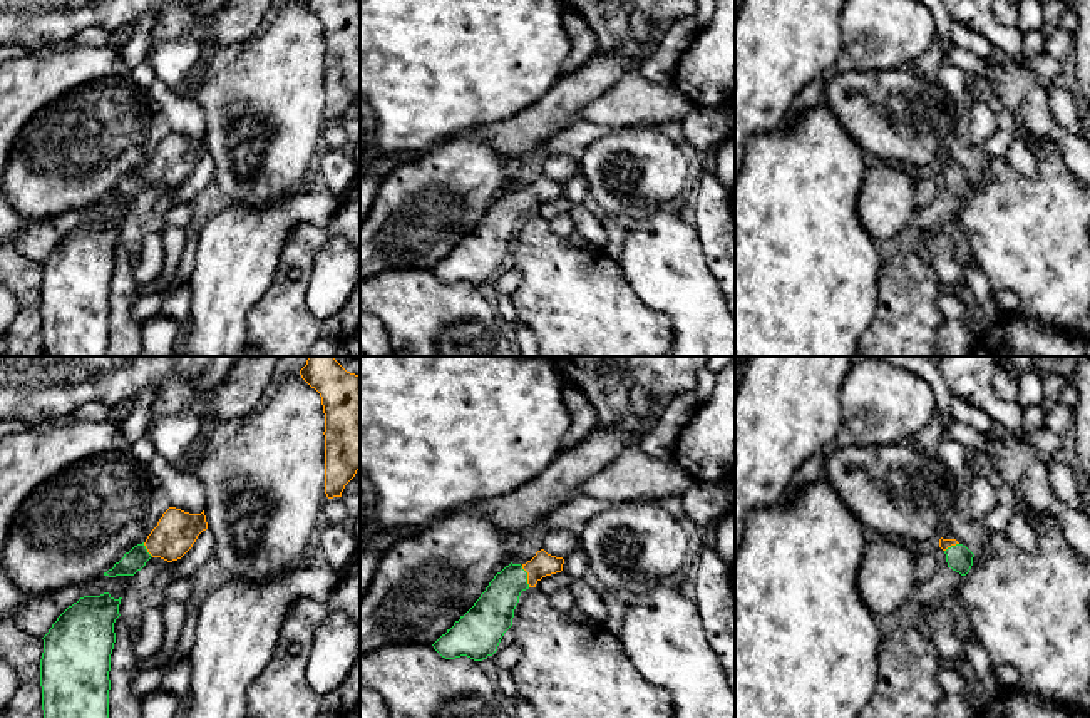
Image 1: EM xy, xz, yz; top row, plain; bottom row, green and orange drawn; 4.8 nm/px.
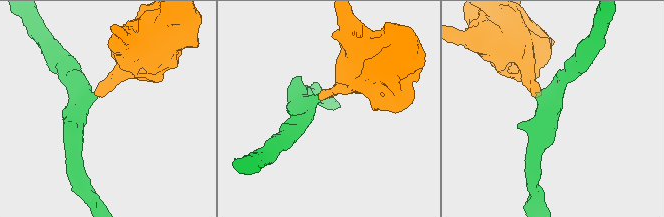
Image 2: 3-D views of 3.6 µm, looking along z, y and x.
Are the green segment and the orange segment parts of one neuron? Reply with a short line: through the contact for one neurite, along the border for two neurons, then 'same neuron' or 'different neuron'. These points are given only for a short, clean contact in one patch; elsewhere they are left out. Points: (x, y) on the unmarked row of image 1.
xz (491, 240), (496, 230), (526, 201), (543, 189) | same neuron

